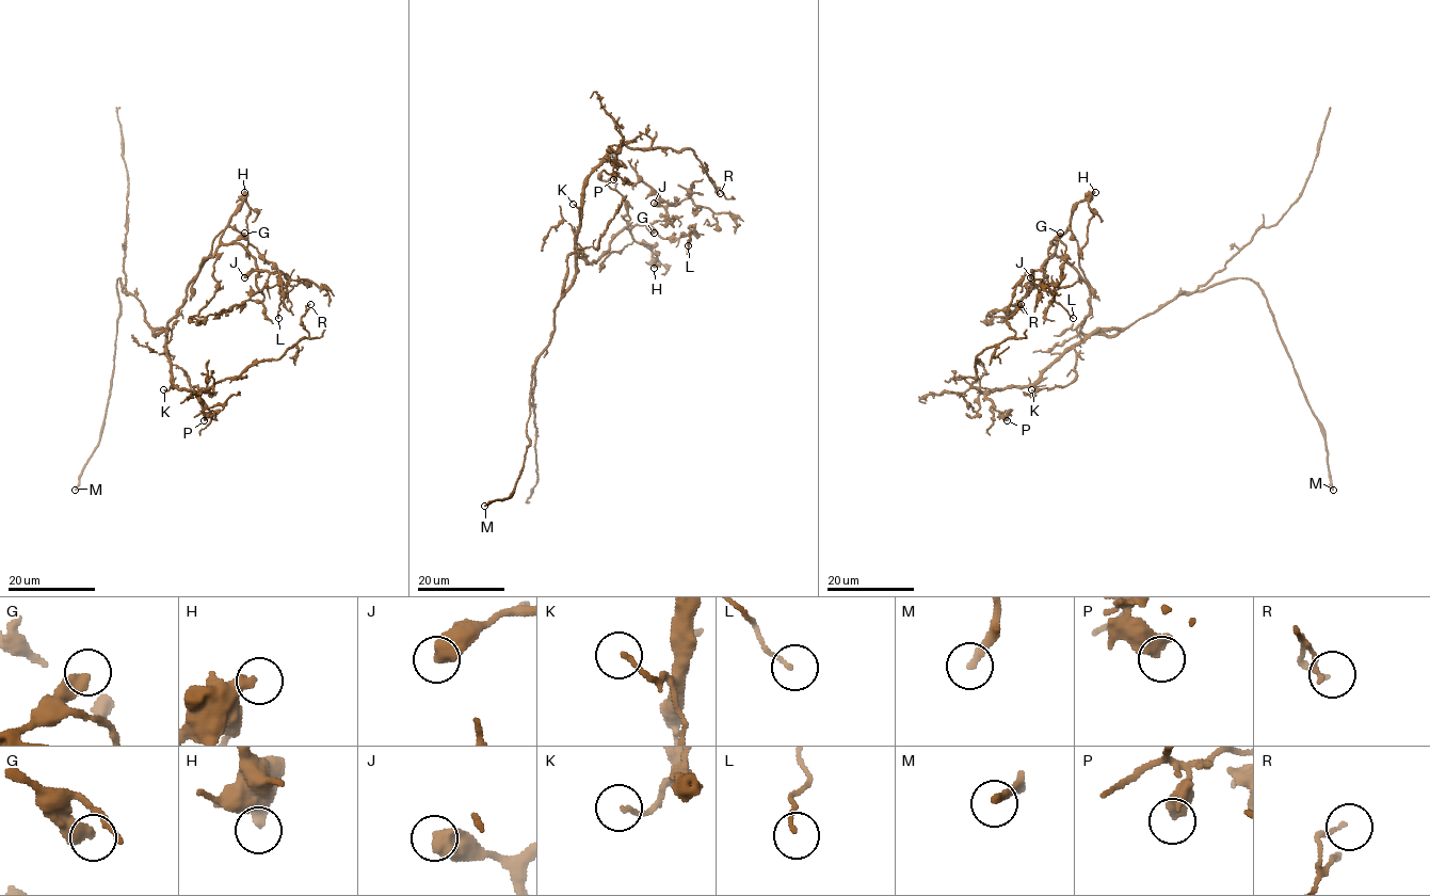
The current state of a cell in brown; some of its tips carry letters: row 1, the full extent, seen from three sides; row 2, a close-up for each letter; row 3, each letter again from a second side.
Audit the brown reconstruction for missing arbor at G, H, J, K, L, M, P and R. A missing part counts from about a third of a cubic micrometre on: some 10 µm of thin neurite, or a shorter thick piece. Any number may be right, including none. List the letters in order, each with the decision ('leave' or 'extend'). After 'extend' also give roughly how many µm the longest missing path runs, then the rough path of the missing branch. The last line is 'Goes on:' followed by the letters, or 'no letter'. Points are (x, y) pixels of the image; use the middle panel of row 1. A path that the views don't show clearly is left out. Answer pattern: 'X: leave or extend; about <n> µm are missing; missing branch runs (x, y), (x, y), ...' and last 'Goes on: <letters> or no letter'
G: leave
H: extend; about 70 µm are missing
J: leave
K: leave
L: leave
M: extend; about 15 µm are missing
P: leave
R: leave
Goes on: H, M

